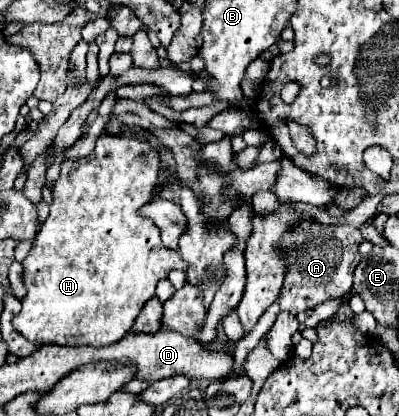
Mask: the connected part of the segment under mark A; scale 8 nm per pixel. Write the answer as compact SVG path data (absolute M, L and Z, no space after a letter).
M301 222L285 234L283 244L289 248L285 262L289 262L289 270L279 294L281 310L295 316L315 308L321 302L341 298L353 286L353 270L361 262L361 242L361 230L355 226L325 226L319 222Z

